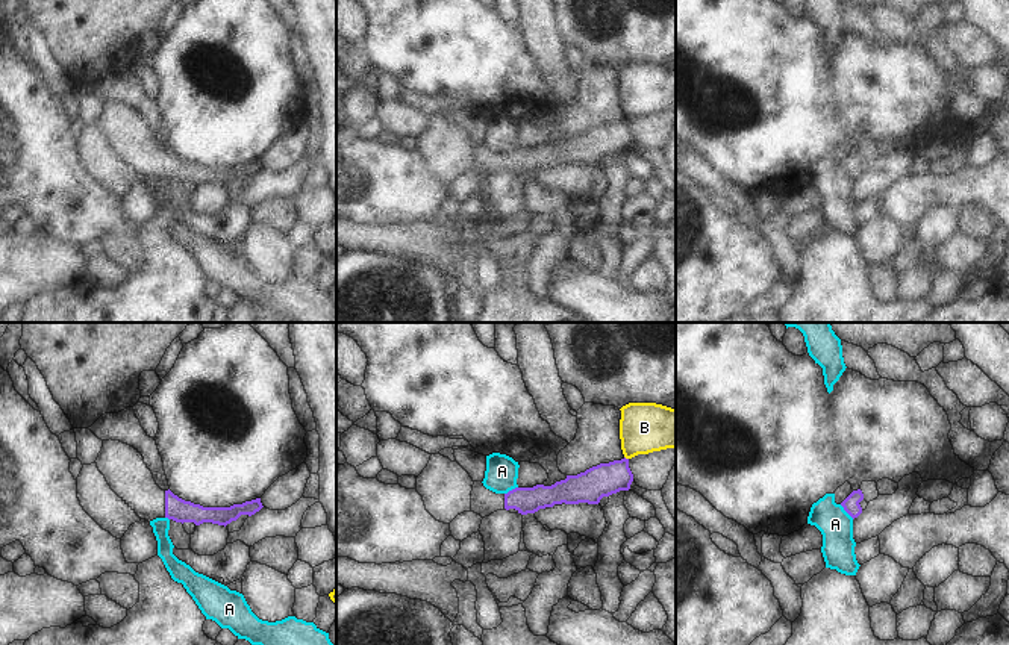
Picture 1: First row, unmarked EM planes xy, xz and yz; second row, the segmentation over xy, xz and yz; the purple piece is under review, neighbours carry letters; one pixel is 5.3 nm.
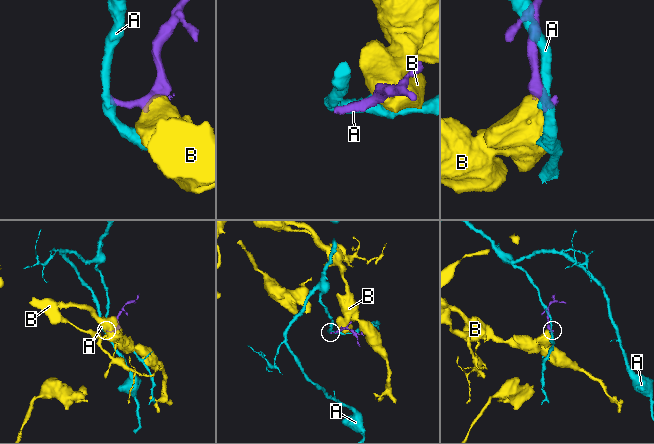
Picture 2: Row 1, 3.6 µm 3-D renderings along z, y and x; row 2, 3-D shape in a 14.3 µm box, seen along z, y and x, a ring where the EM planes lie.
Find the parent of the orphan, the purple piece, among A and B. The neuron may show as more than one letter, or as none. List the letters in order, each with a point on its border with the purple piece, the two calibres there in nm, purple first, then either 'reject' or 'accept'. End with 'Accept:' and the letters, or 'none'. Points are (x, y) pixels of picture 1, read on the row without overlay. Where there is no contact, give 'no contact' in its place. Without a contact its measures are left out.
A: contact yz (847, 173); calibres 90 and 180 nm; reject
B: contact xz (624, 118); calibres 170 and 280 nm; reject
Accept: none

